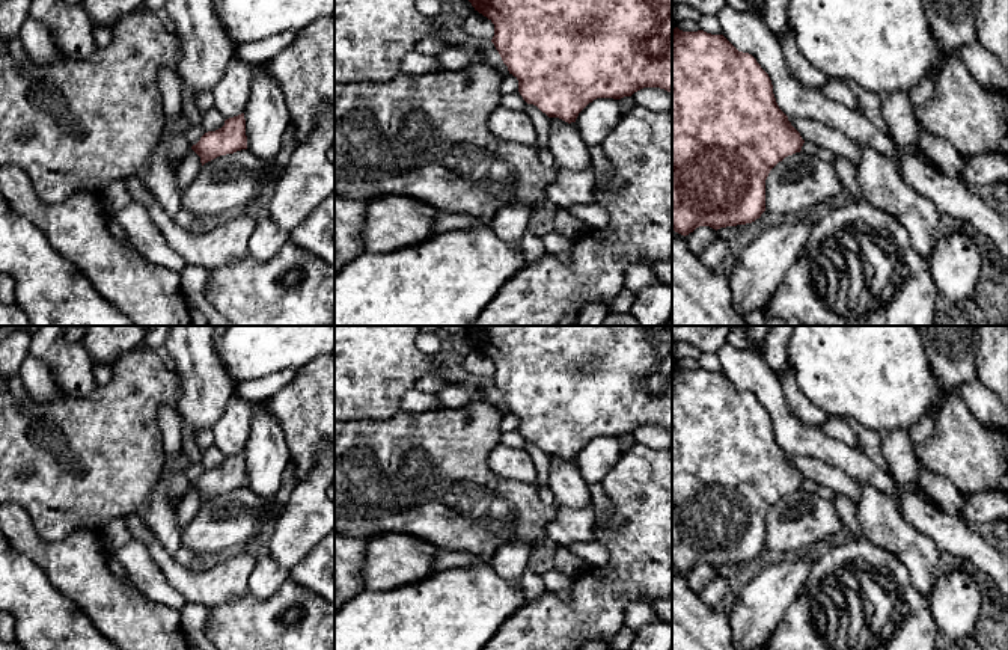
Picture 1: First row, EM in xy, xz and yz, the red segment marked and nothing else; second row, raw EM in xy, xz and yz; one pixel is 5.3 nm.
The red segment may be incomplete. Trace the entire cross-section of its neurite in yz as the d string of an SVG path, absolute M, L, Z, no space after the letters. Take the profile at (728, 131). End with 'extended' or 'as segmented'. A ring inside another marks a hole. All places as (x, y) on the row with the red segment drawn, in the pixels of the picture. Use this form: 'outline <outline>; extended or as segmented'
outline M672 29L672 229L689 235L699 226L720 229L752 223L765 211L765 179L805 140L779 109L768 74L723 35Z; as segmented

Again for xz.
outline M469 0L475 11L494 24L491 42L509 74L518 80L518 92L527 104L536 106L548 118L576 122L579 113L597 98L621 100L643 87L660 87L672 94L672 0Z; as segmented

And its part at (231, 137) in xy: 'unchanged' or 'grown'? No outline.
unchanged

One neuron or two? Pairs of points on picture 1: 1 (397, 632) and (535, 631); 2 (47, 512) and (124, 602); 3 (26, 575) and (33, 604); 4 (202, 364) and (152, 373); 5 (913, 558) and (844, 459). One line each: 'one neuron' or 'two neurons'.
1: two neurons
2: two neurons
3: one neuron
4: two neurons
5: two neurons

